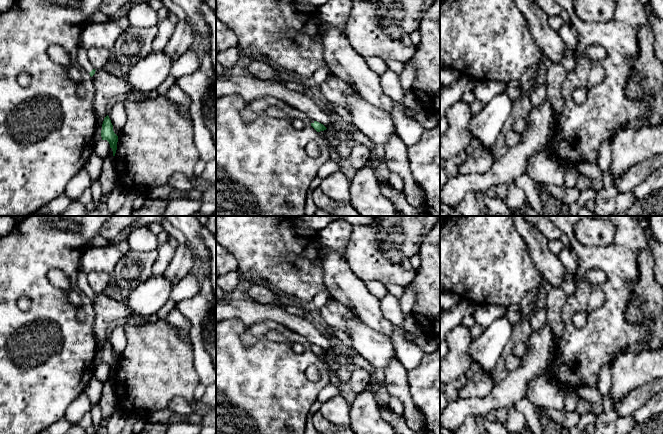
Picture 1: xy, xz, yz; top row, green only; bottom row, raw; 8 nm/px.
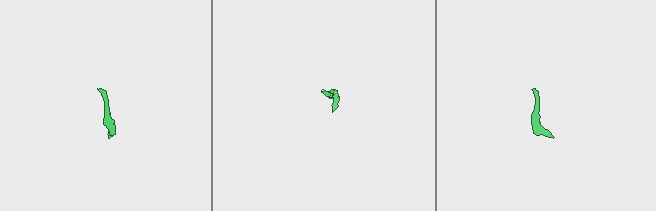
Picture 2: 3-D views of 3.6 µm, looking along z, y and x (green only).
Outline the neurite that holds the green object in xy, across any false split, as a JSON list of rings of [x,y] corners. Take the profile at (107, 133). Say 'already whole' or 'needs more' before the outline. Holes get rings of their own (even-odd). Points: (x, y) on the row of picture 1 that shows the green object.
already whole; [[[108,115],[104,118],[102,124],[101,137],[102,140],[107,140],[109,142],[110,148],[113,151],[113,156],[115,156],[117,150],[118,136],[113,131],[113,125]]]

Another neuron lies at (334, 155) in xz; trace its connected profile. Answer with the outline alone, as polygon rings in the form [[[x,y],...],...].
[[[330,144],[329,148],[330,148],[330,160],[336,162],[340,167],[339,170],[341,170],[343,159],[341,158],[336,148],[332,147]]]

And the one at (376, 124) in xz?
[[[360,95],[347,97],[354,126],[375,145],[385,146],[395,131],[391,114],[371,105]]]

